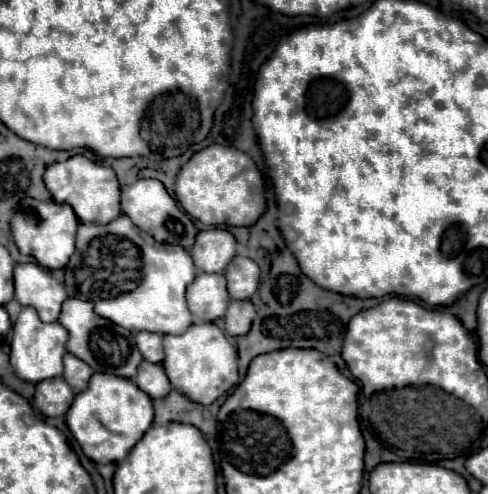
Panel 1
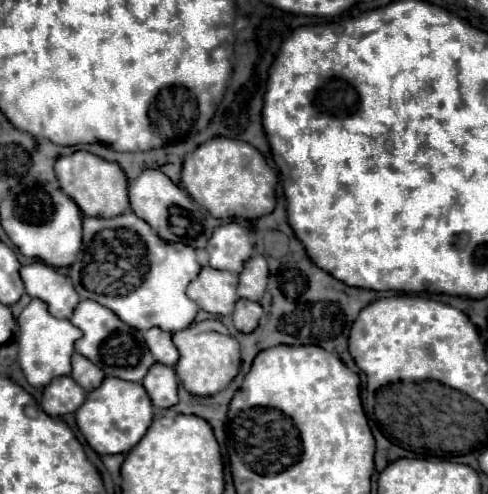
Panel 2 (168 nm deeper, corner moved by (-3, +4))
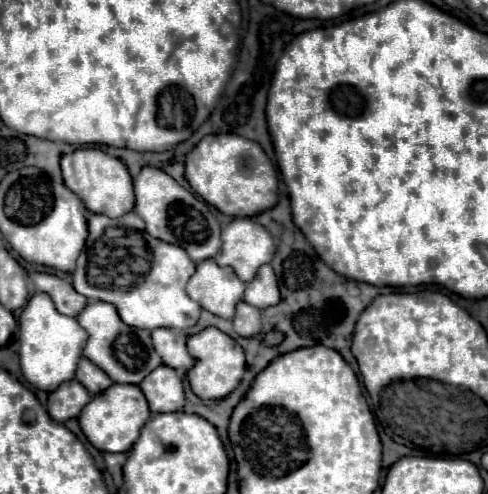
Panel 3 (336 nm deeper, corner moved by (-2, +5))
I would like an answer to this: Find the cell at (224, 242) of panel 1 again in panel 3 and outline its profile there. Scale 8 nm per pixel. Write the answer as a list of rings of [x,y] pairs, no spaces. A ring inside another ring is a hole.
[[[234,218],[222,228],[222,248],[214,260],[234,268],[240,280],[250,282],[258,266],[270,262],[274,248],[274,240],[264,226],[252,218]]]

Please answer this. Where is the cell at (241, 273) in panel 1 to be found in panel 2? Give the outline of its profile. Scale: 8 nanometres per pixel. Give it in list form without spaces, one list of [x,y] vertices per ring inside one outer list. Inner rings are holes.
[[[255,255],[251,261],[247,261],[247,269],[239,275],[239,297],[249,301],[261,301],[267,289],[267,277],[267,259],[263,255]]]

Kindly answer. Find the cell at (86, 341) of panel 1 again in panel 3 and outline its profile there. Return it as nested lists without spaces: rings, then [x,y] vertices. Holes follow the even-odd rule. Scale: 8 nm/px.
[[[88,302],[76,320],[88,332],[84,356],[88,360],[92,360],[98,368],[102,368],[110,376],[112,382],[140,384],[154,368],[158,368],[162,364],[162,358],[156,354],[156,350],[150,342],[150,332],[124,324],[112,304]]]

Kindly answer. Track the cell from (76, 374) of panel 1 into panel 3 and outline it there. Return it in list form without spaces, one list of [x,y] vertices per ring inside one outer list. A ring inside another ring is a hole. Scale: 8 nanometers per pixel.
[[[80,358],[78,368],[76,368],[76,380],[94,396],[98,392],[104,392],[106,388],[110,388],[114,382],[90,360]]]

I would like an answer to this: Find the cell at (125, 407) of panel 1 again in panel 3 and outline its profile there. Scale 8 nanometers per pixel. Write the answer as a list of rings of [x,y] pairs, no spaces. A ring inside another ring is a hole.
[[[112,384],[106,392],[100,392],[82,408],[80,428],[86,434],[88,442],[100,452],[128,452],[138,440],[142,426],[150,418],[150,408],[140,386],[134,384]]]

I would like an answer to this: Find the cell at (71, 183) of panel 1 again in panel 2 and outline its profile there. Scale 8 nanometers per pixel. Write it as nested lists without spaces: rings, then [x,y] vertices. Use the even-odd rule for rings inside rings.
[[[75,151],[73,155],[57,159],[55,173],[57,173],[61,189],[79,205],[83,215],[115,217],[129,209],[127,177],[125,177],[123,169],[113,161],[105,161],[89,151]]]

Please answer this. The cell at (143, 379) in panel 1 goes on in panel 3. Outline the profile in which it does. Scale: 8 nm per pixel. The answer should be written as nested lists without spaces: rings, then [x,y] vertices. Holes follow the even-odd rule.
[[[158,366],[140,384],[152,412],[176,412],[184,406],[182,380],[170,366]]]

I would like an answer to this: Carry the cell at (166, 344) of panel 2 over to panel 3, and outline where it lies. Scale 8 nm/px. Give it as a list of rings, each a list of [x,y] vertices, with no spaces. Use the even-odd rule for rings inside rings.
[[[156,328],[152,330],[154,348],[158,348],[158,354],[162,356],[162,362],[174,370],[188,370],[192,368],[192,358],[186,348],[186,338],[176,334],[172,328]]]

